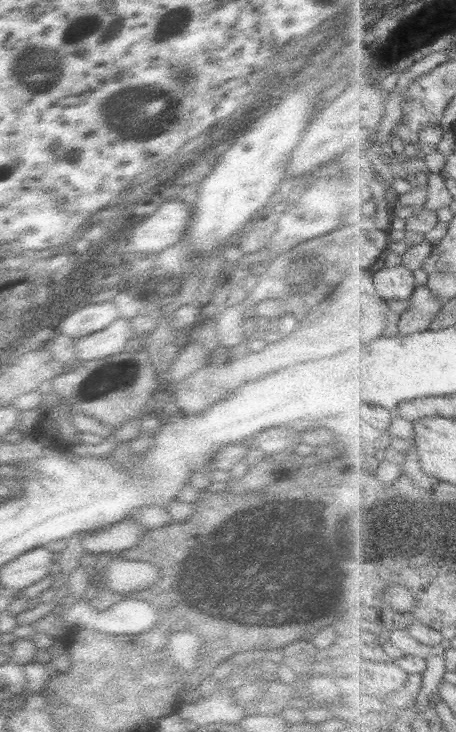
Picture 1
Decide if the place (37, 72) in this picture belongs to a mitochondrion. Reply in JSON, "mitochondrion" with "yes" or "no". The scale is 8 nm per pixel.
{"mitochondrion":"yes"}

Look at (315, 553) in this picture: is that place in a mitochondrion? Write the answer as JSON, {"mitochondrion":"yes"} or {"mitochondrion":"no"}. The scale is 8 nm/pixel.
{"mitochondrion":"yes"}

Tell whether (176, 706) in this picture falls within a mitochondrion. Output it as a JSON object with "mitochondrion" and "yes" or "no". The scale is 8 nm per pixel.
{"mitochondrion":"no"}

